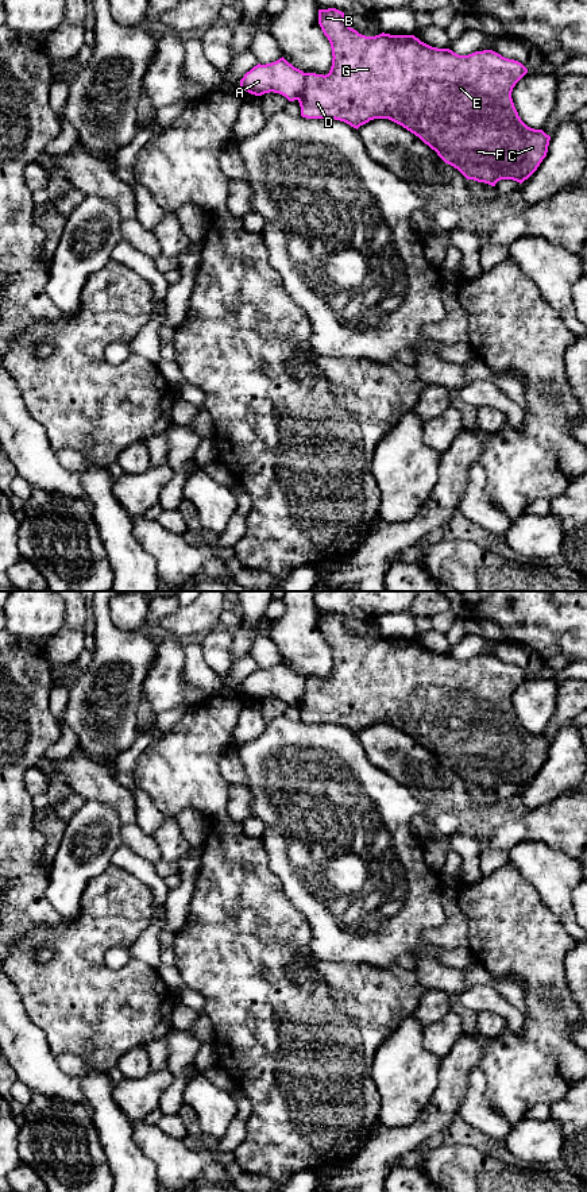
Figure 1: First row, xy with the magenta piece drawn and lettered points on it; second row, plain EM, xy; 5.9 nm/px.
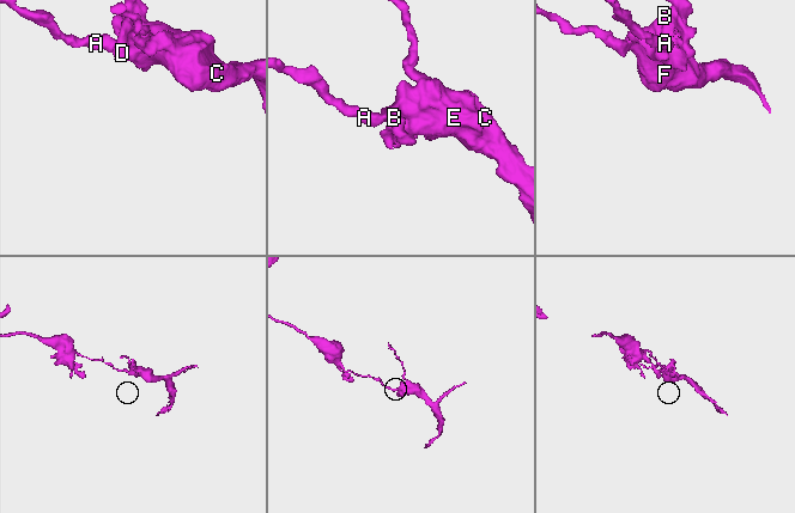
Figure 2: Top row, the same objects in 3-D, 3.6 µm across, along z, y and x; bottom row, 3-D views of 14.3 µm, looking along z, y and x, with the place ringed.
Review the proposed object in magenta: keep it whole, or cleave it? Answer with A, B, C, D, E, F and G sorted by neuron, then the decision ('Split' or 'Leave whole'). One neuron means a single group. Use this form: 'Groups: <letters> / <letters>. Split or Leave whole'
Groups: A / B C D E F G. Split

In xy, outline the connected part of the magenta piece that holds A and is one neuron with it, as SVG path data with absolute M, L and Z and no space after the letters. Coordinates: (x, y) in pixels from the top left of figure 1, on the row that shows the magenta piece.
M283 57L275 62L258 63L240 80L240 88L255 96L279 93L289 101L298 100L305 88L305 73Z

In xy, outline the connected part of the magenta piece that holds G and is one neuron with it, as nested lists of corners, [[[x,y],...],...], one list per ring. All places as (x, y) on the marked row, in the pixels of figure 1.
[[[336,8],[318,9],[318,24],[331,43],[332,66],[325,76],[305,73],[305,88],[298,99],[302,117],[335,119],[356,130],[370,120],[389,119],[418,136],[467,180],[491,186],[501,180],[522,184],[547,157],[551,136],[542,130],[528,127],[518,116],[511,99],[513,88],[528,73],[521,62],[493,50],[459,55],[449,49],[432,47],[414,35],[382,32],[366,36],[351,28],[344,12]]]

